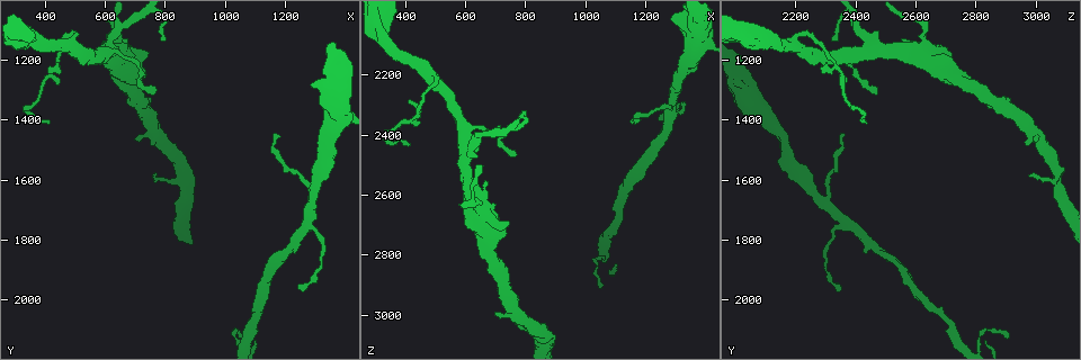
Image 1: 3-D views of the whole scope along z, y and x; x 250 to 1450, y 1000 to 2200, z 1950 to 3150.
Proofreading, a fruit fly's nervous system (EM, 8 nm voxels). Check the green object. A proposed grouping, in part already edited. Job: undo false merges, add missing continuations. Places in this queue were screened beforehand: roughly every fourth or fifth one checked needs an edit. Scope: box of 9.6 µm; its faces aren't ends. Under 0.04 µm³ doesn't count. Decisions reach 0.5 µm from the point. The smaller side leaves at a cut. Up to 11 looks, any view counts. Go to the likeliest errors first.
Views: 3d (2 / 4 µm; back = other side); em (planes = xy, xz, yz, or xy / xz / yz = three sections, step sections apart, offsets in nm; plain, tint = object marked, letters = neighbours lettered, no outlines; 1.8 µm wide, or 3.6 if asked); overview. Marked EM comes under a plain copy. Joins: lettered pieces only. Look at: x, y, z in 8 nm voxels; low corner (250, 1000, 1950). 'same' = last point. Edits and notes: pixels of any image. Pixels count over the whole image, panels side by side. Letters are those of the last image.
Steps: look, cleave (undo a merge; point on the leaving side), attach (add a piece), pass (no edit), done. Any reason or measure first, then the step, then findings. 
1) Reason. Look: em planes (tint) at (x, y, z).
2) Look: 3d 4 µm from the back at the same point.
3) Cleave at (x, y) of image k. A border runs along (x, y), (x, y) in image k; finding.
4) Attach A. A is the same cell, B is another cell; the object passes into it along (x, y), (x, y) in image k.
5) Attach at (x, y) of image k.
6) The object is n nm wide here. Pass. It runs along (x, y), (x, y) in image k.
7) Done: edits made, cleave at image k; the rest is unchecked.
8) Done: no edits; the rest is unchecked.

Two arms in line, one across. Look: em xy step 4 (tint) at (590, 1170, 2460).

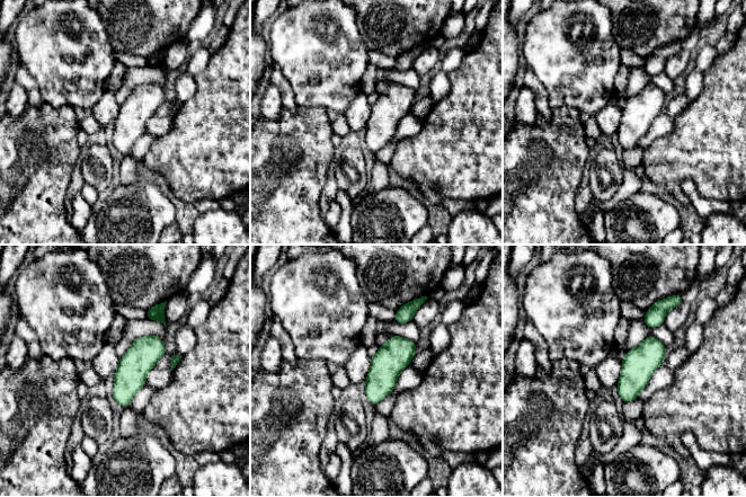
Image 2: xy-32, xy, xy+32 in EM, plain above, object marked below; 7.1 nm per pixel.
Look: em planes (tint) at the same point.

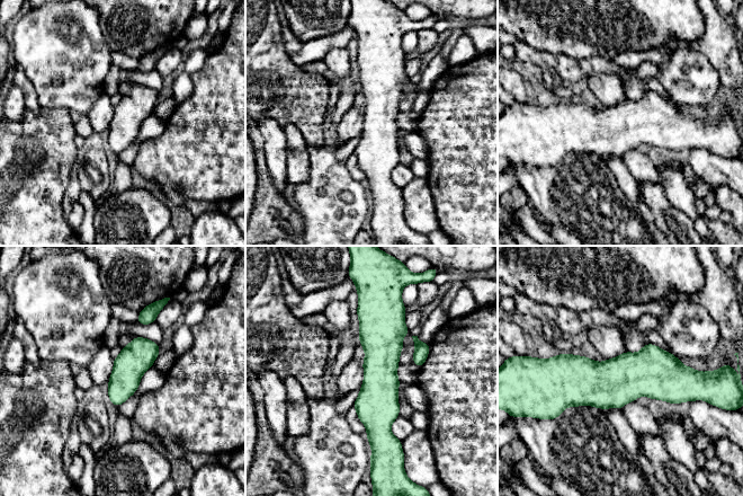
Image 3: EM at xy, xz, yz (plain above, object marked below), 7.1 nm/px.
Look: em planes (letters) at the same point.

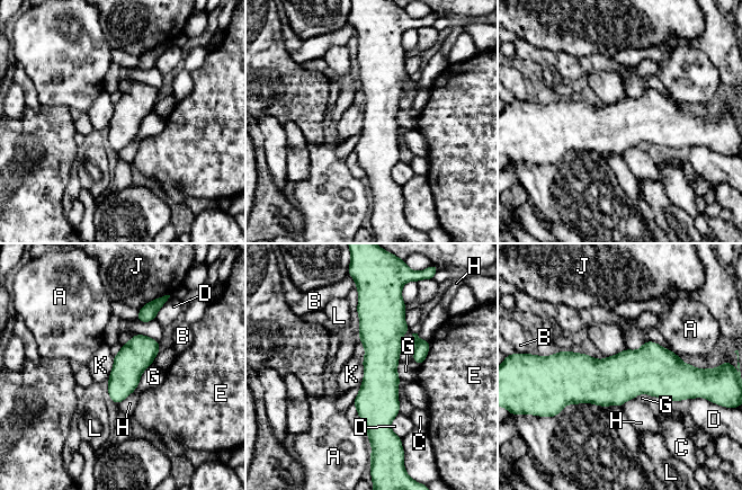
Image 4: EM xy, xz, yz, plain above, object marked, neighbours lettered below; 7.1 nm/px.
Pass. A, B, C, D, E, G, H, J, K and L are other cells; it runs along (366, 302), (377, 319), (377, 437) in image 4; one neuron here.

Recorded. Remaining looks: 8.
Look: em planes (letters) at (1170, 1450, 2370).

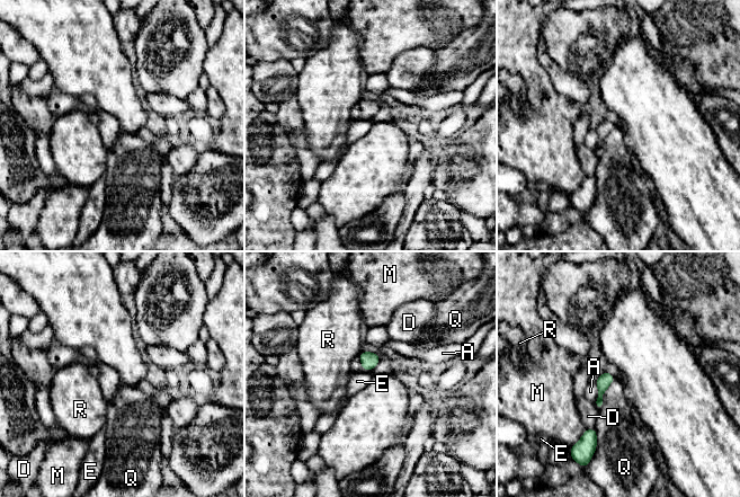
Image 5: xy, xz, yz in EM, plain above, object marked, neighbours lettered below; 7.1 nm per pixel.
Pass. A, D, E, M, Q and R are other cells; a border runs along (363, 370), (370, 371) in image 5; none of them fits.

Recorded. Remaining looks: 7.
Branch stops here. Look: 3d 4 µm at (410, 1240, 2290).

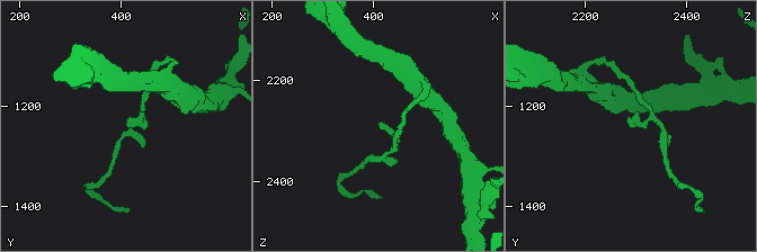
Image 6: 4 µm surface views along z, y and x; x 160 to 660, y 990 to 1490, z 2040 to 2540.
Shape alone is not enough. Look: em xz step 4 (letters) at (420, 1245, 2290).

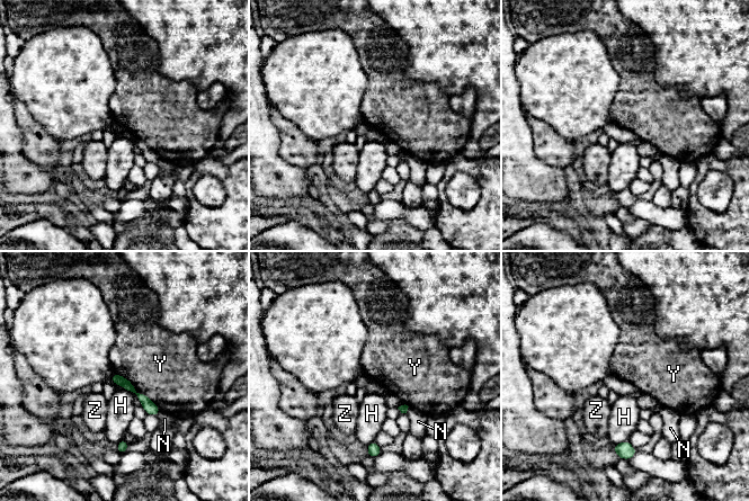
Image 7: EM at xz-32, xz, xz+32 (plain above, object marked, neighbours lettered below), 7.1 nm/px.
Pass. H, N, Y and Z are other cells; it runs along (115, 377), (131, 387), (154, 412) in image 7; none of them fits.

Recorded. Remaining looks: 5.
End of a long branch. Look: 3d 4 µm at (410, 1410, 2430).

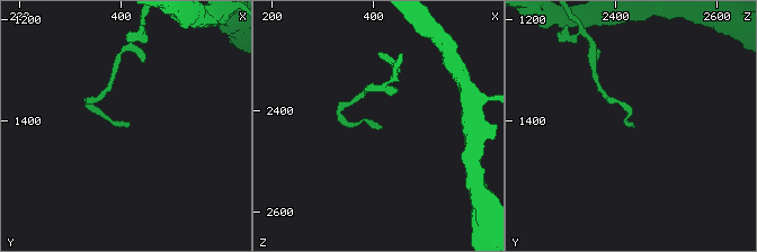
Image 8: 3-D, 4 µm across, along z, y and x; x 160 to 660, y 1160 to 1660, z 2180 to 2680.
Look: em 3.6 µm planes (tint) at (420, 1415, 2435).

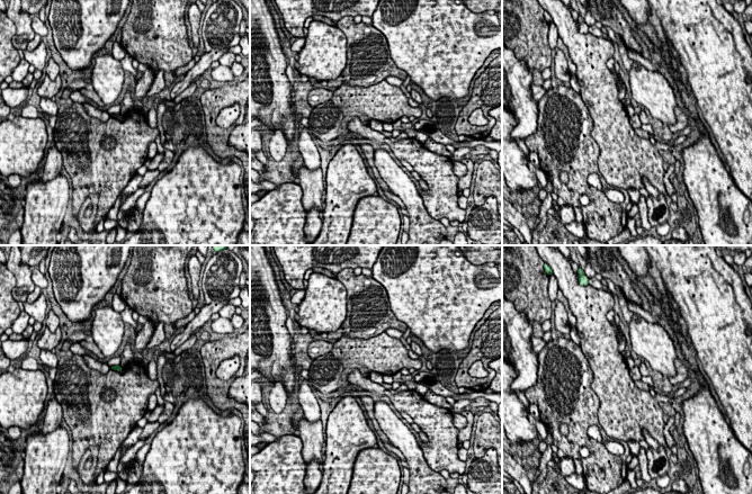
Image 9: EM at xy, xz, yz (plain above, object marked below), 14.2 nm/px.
Look: em 3.6 µm planes (letters) at the same point.

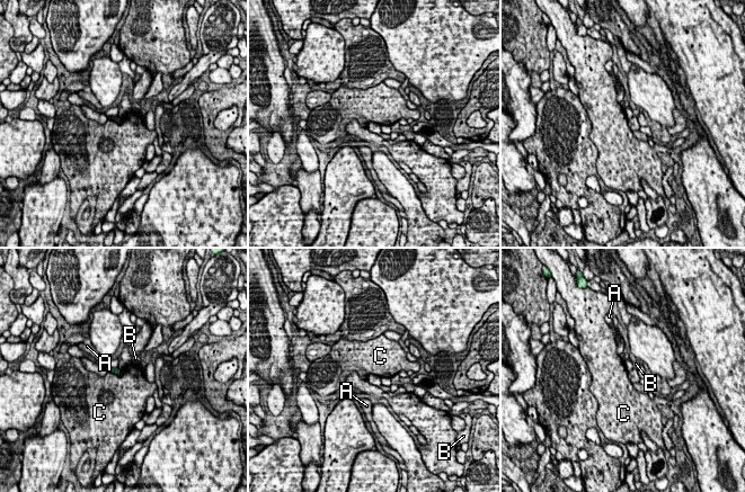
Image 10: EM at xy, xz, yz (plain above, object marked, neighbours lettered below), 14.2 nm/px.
Pass. A, B and C are other cells; a border runs along (108, 370), (117, 374) in image 10; no lettered piece goes on from it.

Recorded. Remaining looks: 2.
Done: no edits; the rest is unchecked.

